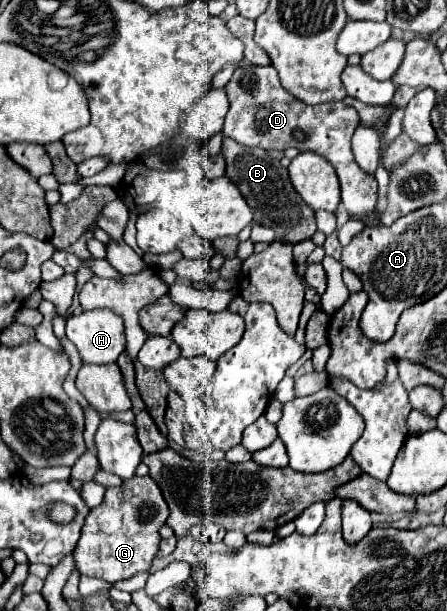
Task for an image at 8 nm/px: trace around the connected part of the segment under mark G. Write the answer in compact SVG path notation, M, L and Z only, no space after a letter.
M149 475L133 477L121 487L109 487L103 503L87 515L81 529L81 539L73 551L79 573L115 583L141 571L149 571L161 543L159 529L165 525L167 517L169 509L163 493Z

